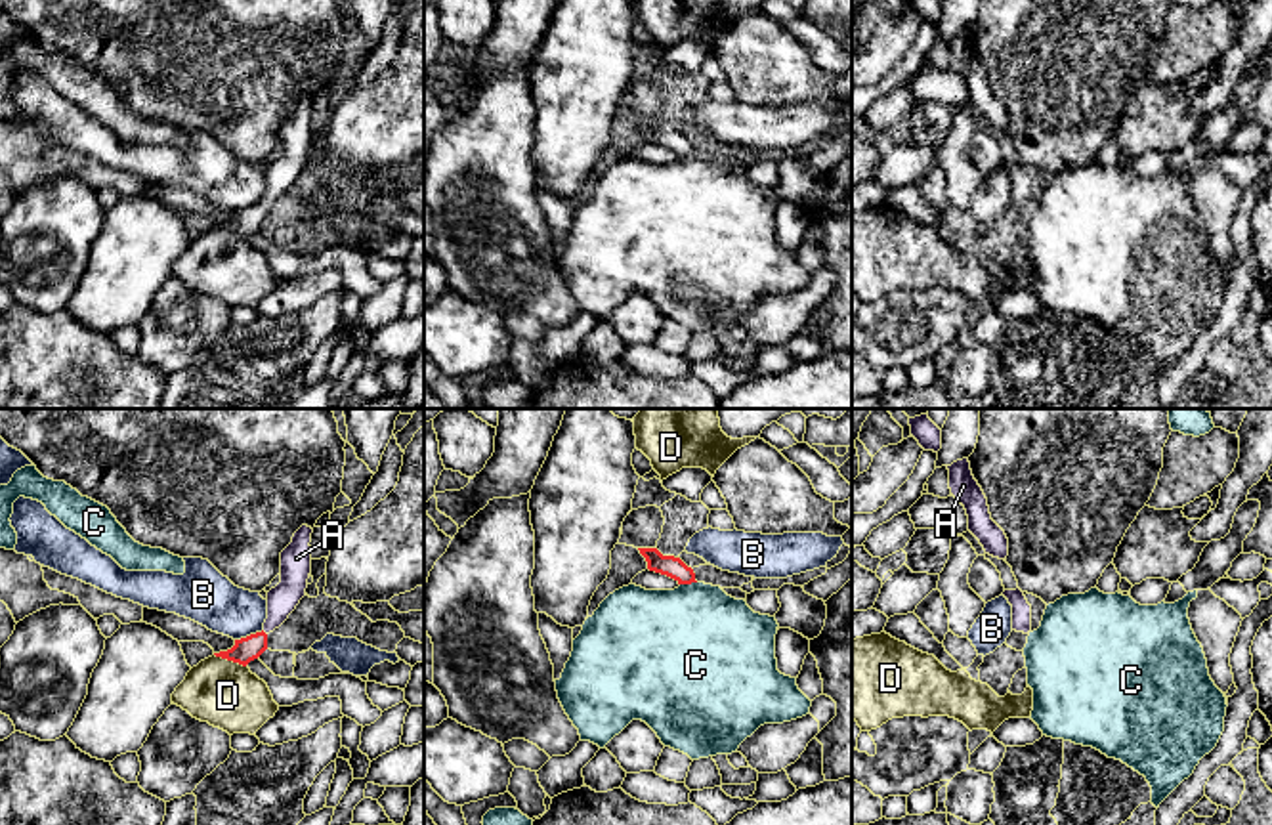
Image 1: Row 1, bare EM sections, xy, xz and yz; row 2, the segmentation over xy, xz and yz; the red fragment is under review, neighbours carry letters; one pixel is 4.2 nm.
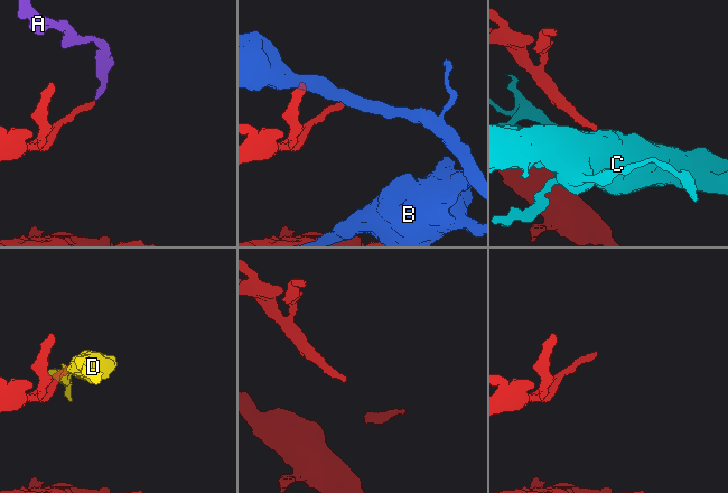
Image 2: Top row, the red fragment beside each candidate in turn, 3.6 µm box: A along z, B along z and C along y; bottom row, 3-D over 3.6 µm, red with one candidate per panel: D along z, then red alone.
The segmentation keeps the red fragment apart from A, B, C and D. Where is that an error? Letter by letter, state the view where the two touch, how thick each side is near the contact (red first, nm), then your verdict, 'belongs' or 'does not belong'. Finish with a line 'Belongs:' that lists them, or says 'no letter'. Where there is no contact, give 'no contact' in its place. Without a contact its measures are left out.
A: contact in xy; calibres 110 and 130 nm; belongs
B: contact in xy; calibres 110 and 220 nm; does not belong
C: contact in xz; calibres 90 and 480 nm; does not belong
D: contact in xy; calibres 110 and 280 nm; does not belong
Belongs: A

